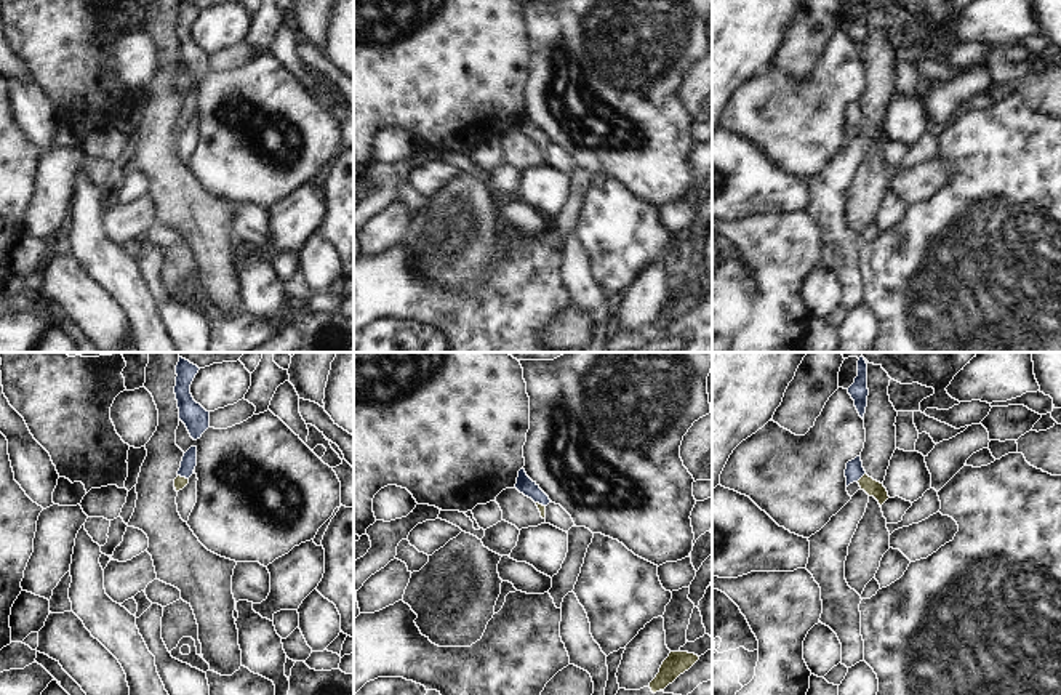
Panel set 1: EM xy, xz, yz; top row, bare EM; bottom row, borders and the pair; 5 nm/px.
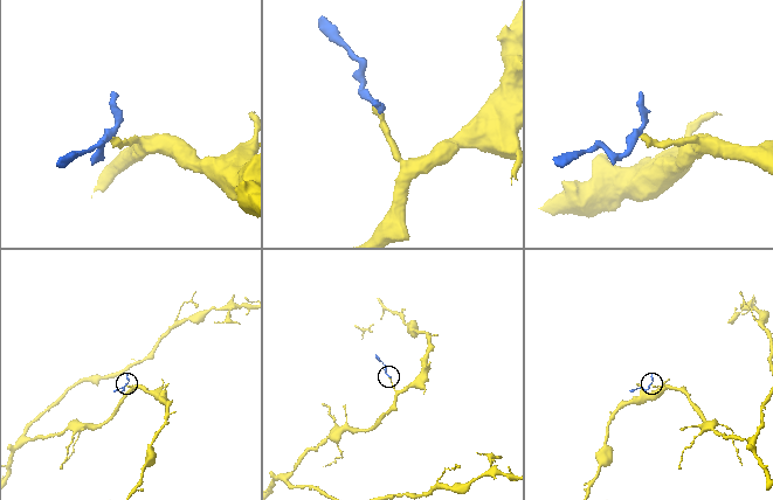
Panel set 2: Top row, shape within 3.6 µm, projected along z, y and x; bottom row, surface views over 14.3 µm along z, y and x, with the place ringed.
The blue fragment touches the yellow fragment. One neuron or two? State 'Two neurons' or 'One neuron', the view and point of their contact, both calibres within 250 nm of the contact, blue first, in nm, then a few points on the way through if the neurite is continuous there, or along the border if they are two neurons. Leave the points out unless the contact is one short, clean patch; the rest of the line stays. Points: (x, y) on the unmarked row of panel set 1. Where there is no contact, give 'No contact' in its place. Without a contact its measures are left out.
One neuron. Touches blue at xy (183, 117). Thickness 80 nm (blue) against 60 nm. Path across: xy (189, 101), (183, 117), (180, 124)

